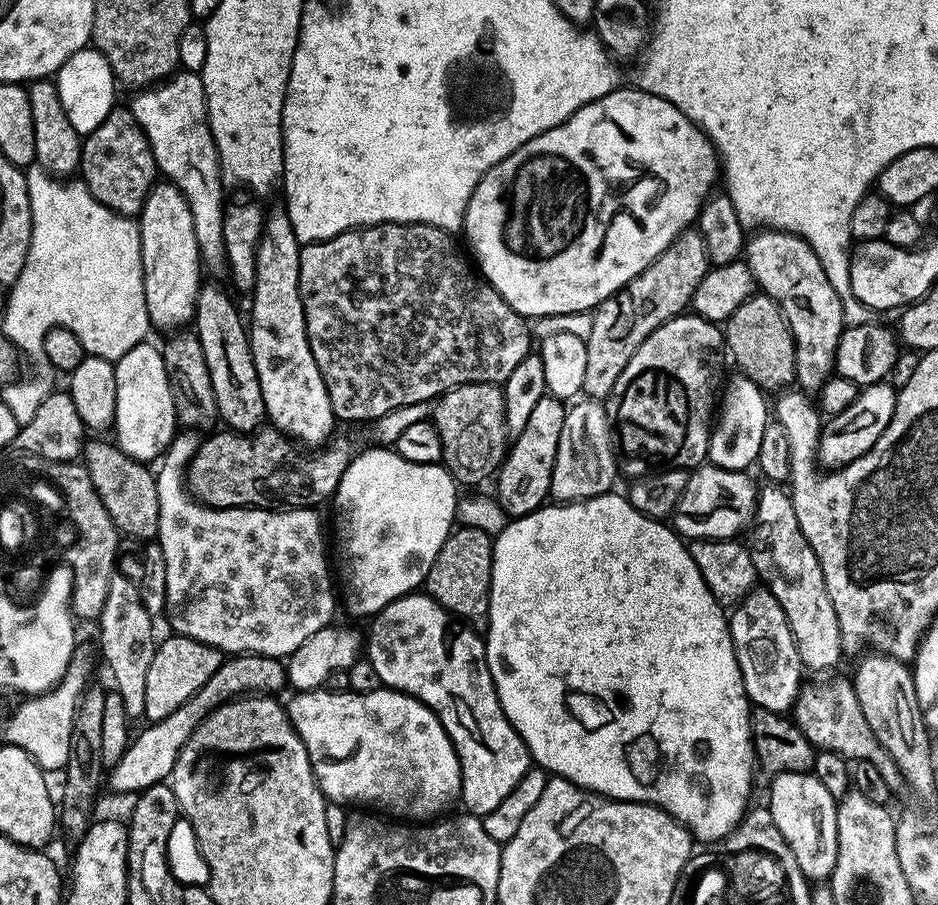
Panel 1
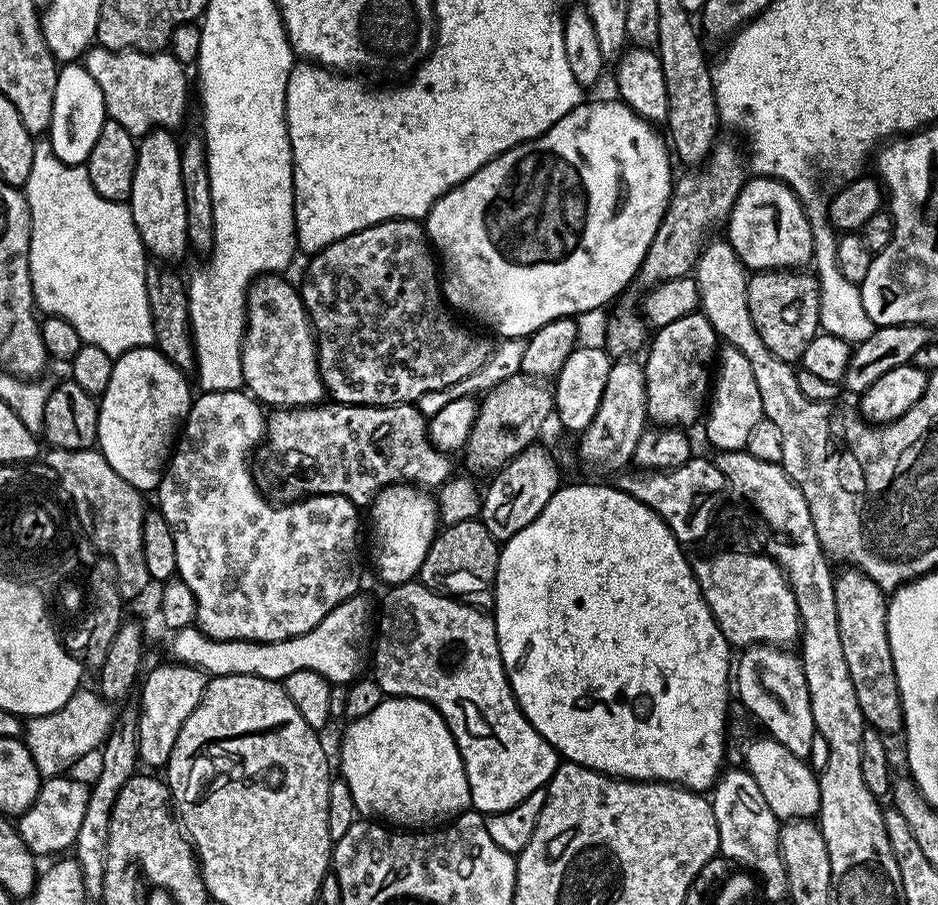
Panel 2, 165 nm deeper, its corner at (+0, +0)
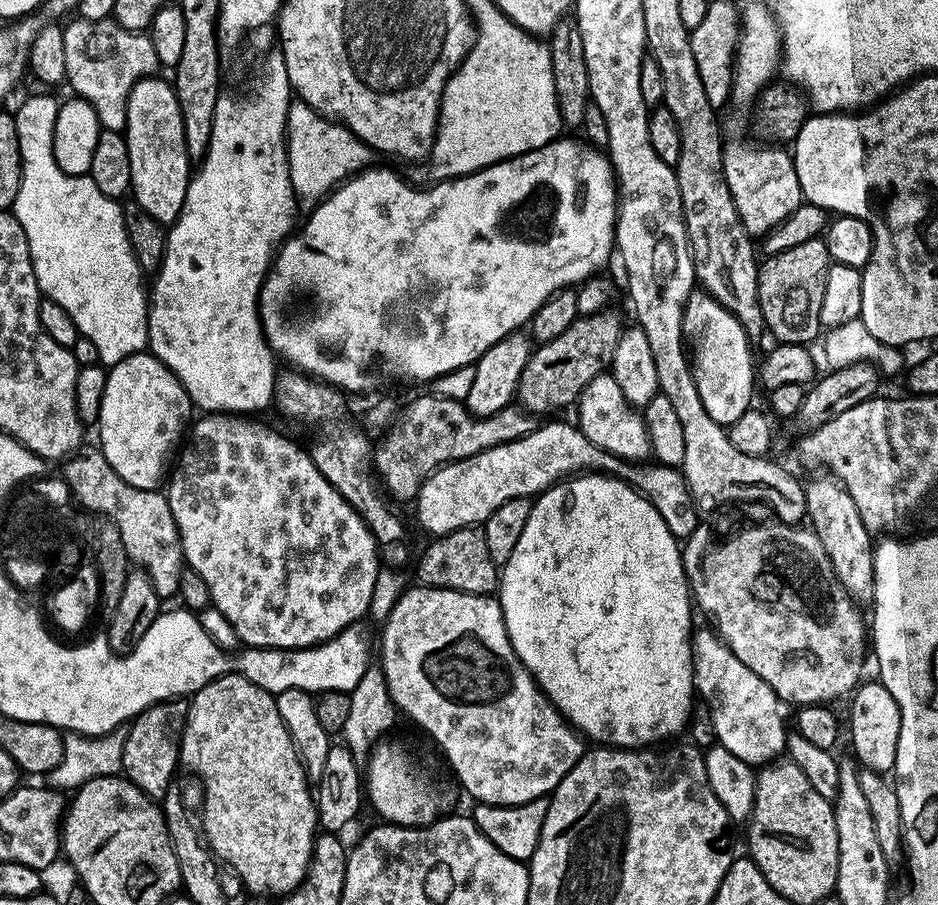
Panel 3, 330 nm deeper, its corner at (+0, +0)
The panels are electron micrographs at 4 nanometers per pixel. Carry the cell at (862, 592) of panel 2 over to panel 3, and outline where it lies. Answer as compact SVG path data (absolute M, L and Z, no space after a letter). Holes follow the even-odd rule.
M820 474L804 484L806 502L806 520L812 533L822 542L838 582L847 590L849 596L857 602L871 601L874 590L874 536L866 530L854 498L840 485L840 481L828 474Z

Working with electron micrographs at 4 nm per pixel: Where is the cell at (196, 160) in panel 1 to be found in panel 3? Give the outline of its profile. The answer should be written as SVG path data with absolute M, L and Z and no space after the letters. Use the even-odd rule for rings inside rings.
M112 18L75 19L69 19L63 25L67 87L72 87L76 91L73 93L79 99L90 102L90 106L94 106L94 114L98 114L101 129L123 132L130 90L138 81L157 75L161 67L158 54L154 54L152 37L144 32L126 30Z

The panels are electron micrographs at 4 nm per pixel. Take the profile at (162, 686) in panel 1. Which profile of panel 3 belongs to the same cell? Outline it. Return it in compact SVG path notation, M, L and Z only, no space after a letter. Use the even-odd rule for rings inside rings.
M184 698L164 700L127 725L128 737L120 766L127 780L147 796L162 798L173 787L172 775L180 764L180 740L184 737L184 723L188 721L188 705Z

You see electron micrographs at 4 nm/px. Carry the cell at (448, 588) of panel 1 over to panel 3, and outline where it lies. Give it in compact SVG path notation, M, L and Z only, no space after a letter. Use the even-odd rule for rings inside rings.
M479 527L454 530L445 536L437 536L432 545L420 556L416 564L416 576L421 585L430 588L449 588L455 592L469 592L475 596L492 596L498 588L498 565L490 558L490 550L486 550L486 538Z

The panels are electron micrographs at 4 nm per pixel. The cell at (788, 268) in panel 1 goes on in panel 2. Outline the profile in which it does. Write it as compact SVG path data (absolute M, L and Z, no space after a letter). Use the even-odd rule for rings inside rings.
M756 176L745 183L734 202L732 213L728 215L726 239L745 269L758 272L800 270L814 256L812 227L804 205L789 184L768 176Z

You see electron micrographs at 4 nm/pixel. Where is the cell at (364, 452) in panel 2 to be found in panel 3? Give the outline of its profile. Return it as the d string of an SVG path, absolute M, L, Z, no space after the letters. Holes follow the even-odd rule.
M426 394L410 401L401 412L399 409L390 427L383 433L385 436L380 441L375 441L372 466L383 491L393 501L412 502L420 493L425 478L432 472L437 472L439 468L453 464L456 460L476 456L482 450L514 442L537 426L537 417L519 406L509 406L489 416L475 416L459 400Z

